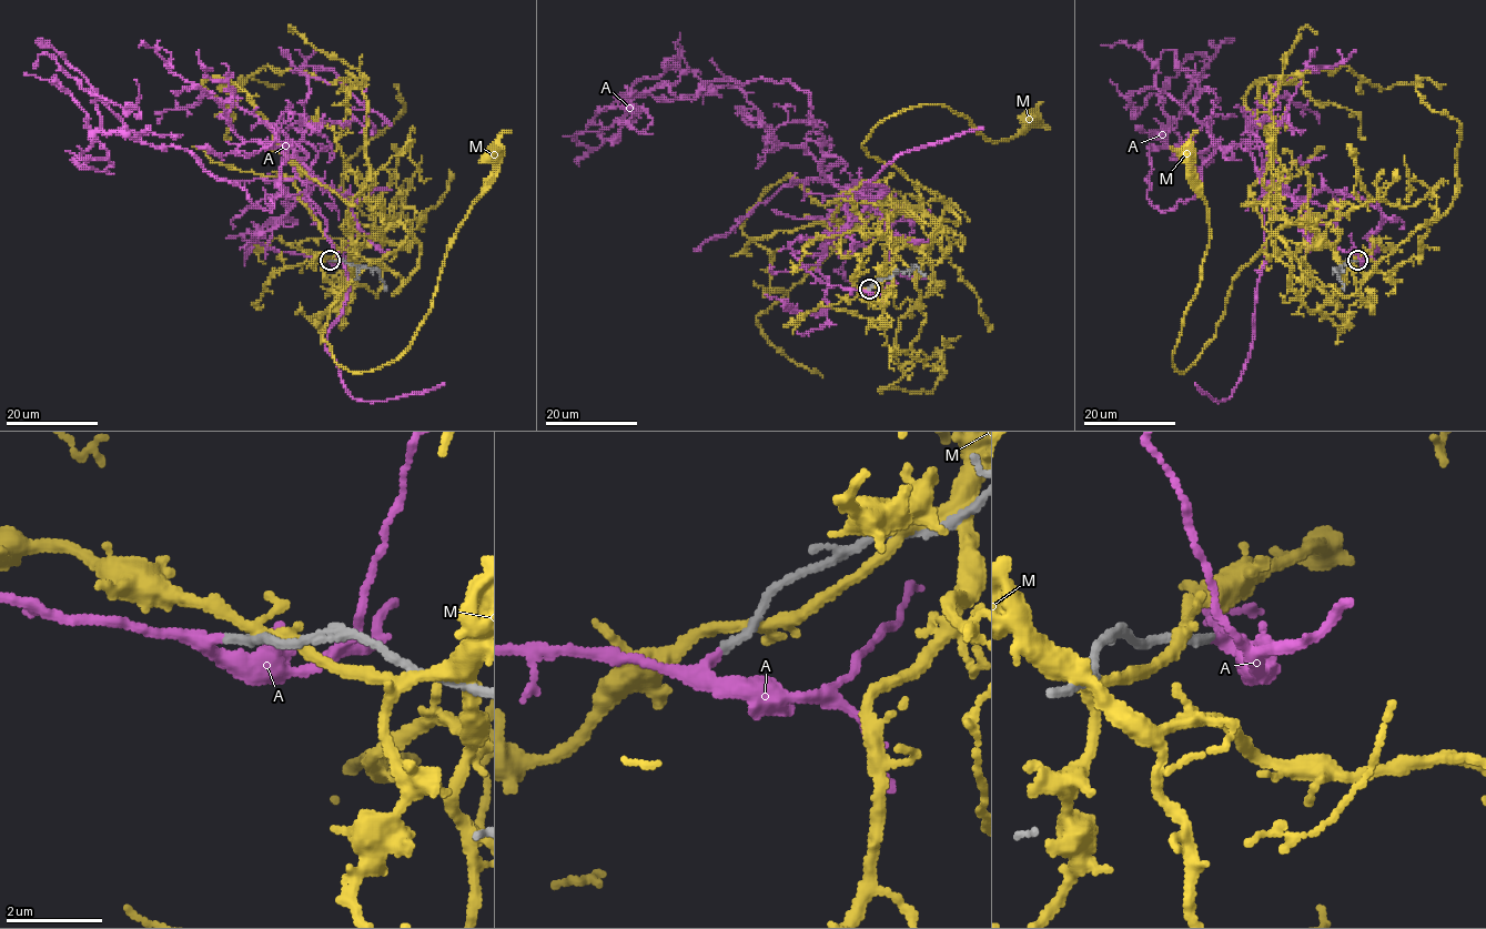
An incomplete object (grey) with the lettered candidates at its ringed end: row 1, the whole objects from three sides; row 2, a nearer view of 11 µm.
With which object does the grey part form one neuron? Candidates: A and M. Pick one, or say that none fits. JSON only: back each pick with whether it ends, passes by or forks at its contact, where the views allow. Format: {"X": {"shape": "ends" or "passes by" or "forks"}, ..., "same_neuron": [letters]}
{"A": {"shape": "passes by"}, "same_neuron": ["A"]}

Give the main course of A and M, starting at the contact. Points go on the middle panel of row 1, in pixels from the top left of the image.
A: (869, 290), (792, 254), (832, 240), (851, 193), (786, 79), (654, 87), (579, 165)
M: (871, 286), (901, 248), (928, 241), (946, 206), (870, 158), (871, 131), (938, 103), (990, 141), (1027, 121)

